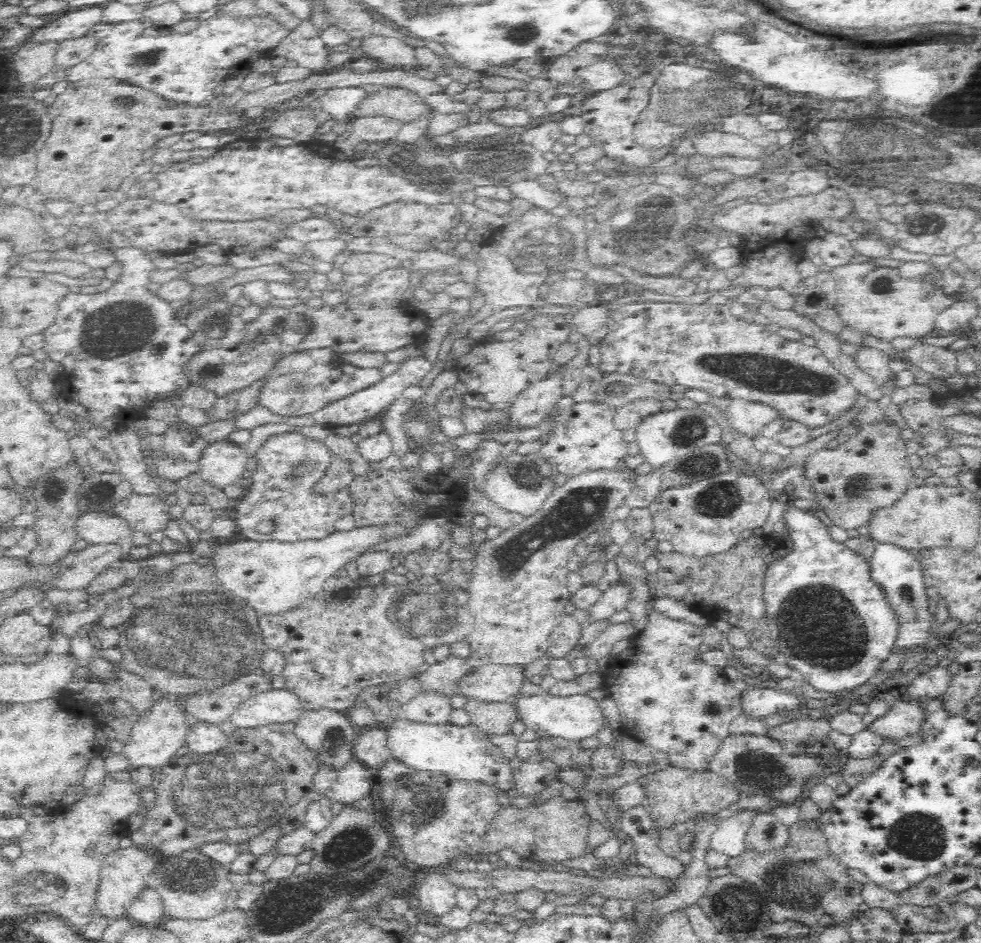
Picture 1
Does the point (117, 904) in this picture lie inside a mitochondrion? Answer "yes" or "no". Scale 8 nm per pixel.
no

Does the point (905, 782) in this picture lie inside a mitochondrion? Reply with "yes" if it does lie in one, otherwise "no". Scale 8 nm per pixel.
no

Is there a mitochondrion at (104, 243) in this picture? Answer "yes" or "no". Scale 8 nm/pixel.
yes

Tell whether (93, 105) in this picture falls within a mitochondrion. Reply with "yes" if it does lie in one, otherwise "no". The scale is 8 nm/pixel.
no

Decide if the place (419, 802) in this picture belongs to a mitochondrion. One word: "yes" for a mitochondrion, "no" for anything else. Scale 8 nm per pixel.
yes

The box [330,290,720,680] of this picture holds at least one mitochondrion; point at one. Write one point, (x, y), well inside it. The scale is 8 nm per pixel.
(574, 510)

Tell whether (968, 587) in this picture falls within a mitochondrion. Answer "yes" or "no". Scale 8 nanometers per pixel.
no

